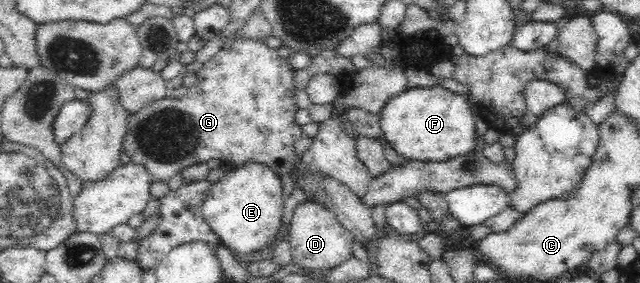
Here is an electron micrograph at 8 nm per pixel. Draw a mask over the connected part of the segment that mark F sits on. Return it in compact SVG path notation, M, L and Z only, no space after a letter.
M440 85L411 87L389 98L379 110L382 136L397 154L409 161L445 162L455 156L473 152L478 133L466 95L454 93Z

